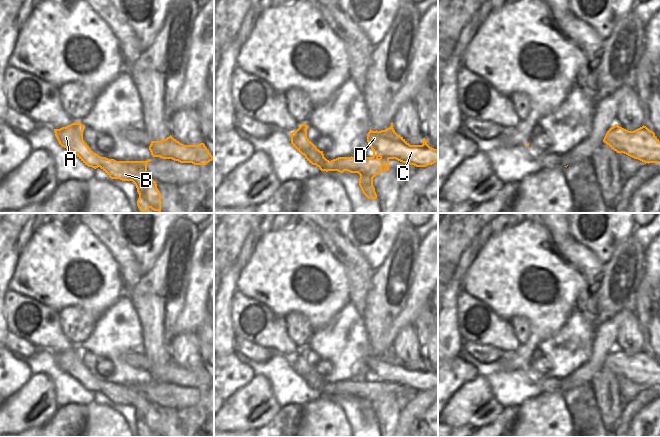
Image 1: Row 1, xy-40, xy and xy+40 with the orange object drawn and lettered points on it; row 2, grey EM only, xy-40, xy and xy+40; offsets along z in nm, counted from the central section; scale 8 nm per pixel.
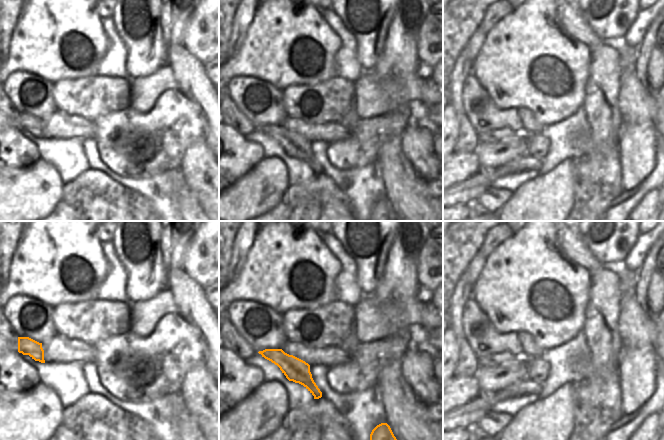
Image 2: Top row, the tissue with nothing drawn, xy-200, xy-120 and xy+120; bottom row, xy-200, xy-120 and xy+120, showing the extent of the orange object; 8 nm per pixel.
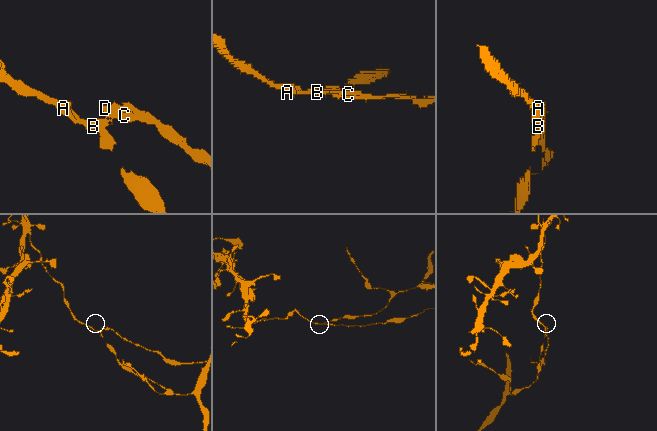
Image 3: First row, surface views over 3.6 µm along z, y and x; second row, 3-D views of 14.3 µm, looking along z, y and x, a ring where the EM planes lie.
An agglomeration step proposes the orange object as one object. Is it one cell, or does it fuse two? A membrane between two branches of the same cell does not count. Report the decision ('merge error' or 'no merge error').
merge error

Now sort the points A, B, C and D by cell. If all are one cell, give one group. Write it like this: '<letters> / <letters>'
A B / C D

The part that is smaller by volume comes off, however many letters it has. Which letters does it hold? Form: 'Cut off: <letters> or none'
Cut off: C, D

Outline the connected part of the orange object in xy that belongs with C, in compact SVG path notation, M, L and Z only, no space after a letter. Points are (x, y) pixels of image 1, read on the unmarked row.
M393 346L385 354L370 353L367 366L373 374L373 381L396 383L416 391L426 391L438 386L438 373L430 371L425 362L422 369L410 369L395 356Z

